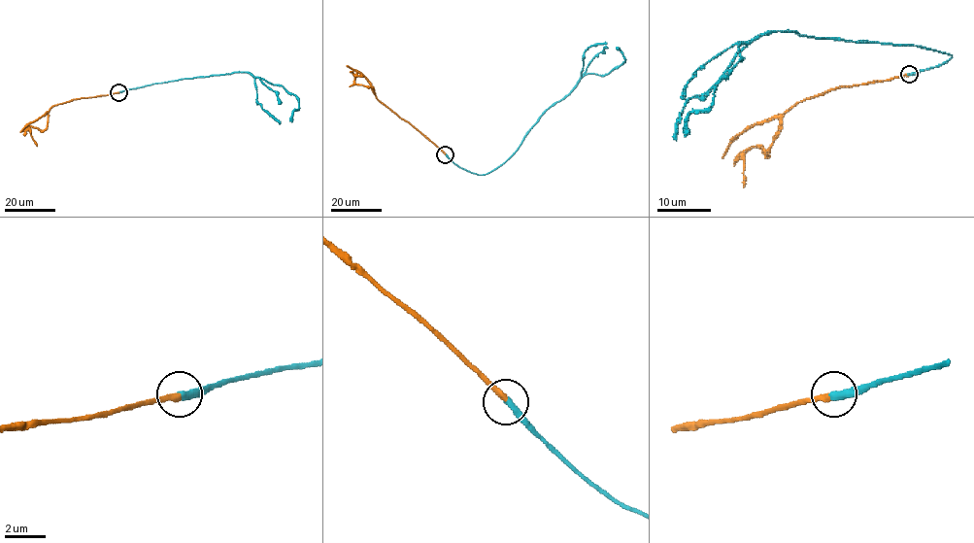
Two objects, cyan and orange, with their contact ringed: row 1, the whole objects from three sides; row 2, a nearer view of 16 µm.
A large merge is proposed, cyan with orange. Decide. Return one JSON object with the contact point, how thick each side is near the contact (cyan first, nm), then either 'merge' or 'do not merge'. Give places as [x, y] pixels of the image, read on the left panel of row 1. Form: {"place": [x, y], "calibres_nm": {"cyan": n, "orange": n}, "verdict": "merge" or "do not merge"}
{"place": [118, 92], "calibres_nm": {"cyan": 380, "orange": 280}, "verdict": "merge"}

